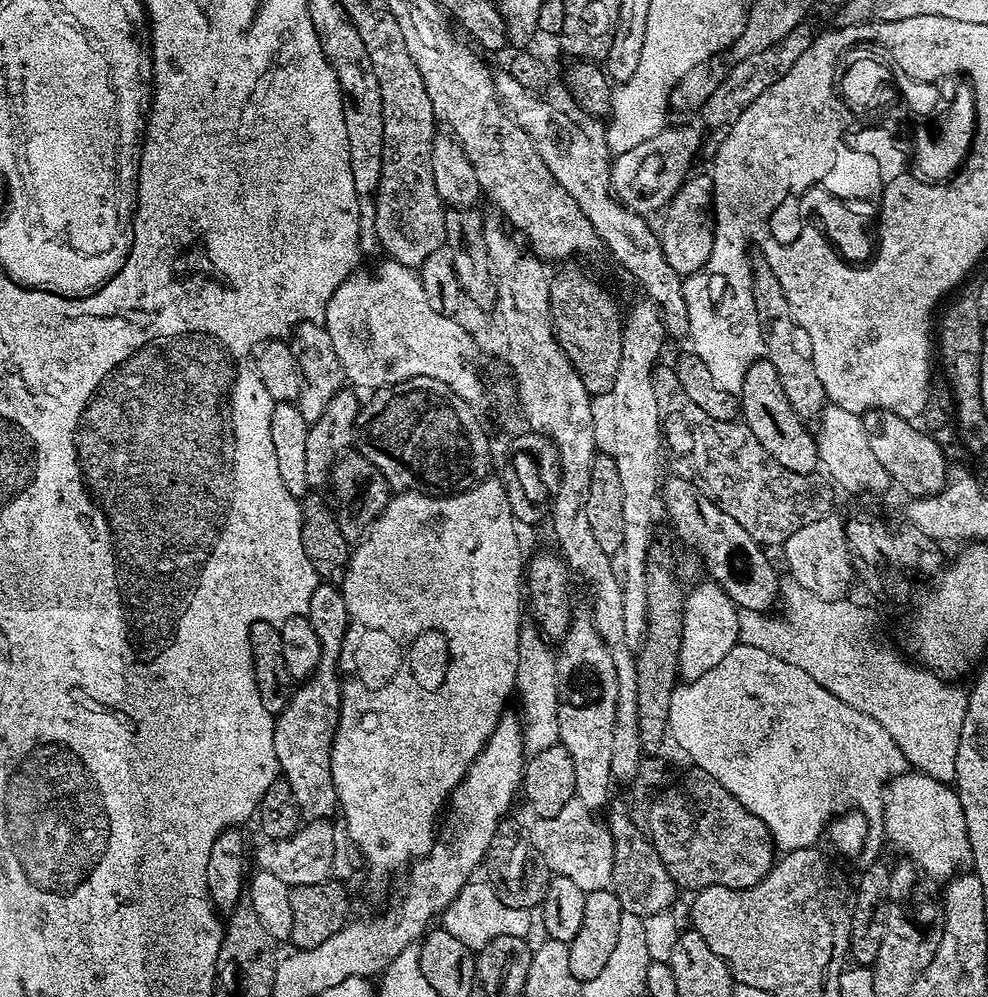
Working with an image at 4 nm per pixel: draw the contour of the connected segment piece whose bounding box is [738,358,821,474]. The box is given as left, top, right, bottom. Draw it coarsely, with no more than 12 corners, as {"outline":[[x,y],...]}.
{"outline":[[766,358],[746,370],[740,416],[798,474],[821,467],[817,437]]}

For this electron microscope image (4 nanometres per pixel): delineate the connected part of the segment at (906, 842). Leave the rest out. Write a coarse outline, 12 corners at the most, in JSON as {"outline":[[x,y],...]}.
{"outline":[[908,770],[884,836],[930,878],[972,859],[959,794]]}

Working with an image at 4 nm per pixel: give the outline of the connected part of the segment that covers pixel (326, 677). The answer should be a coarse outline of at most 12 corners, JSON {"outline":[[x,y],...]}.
{"outline":[[335,655],[275,717],[274,754],[305,821],[337,811]]}

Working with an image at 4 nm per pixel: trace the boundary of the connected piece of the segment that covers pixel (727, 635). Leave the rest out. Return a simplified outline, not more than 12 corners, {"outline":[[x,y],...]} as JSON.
{"outline":[[715,580],[687,589],[679,675],[697,680],[740,643]]}

